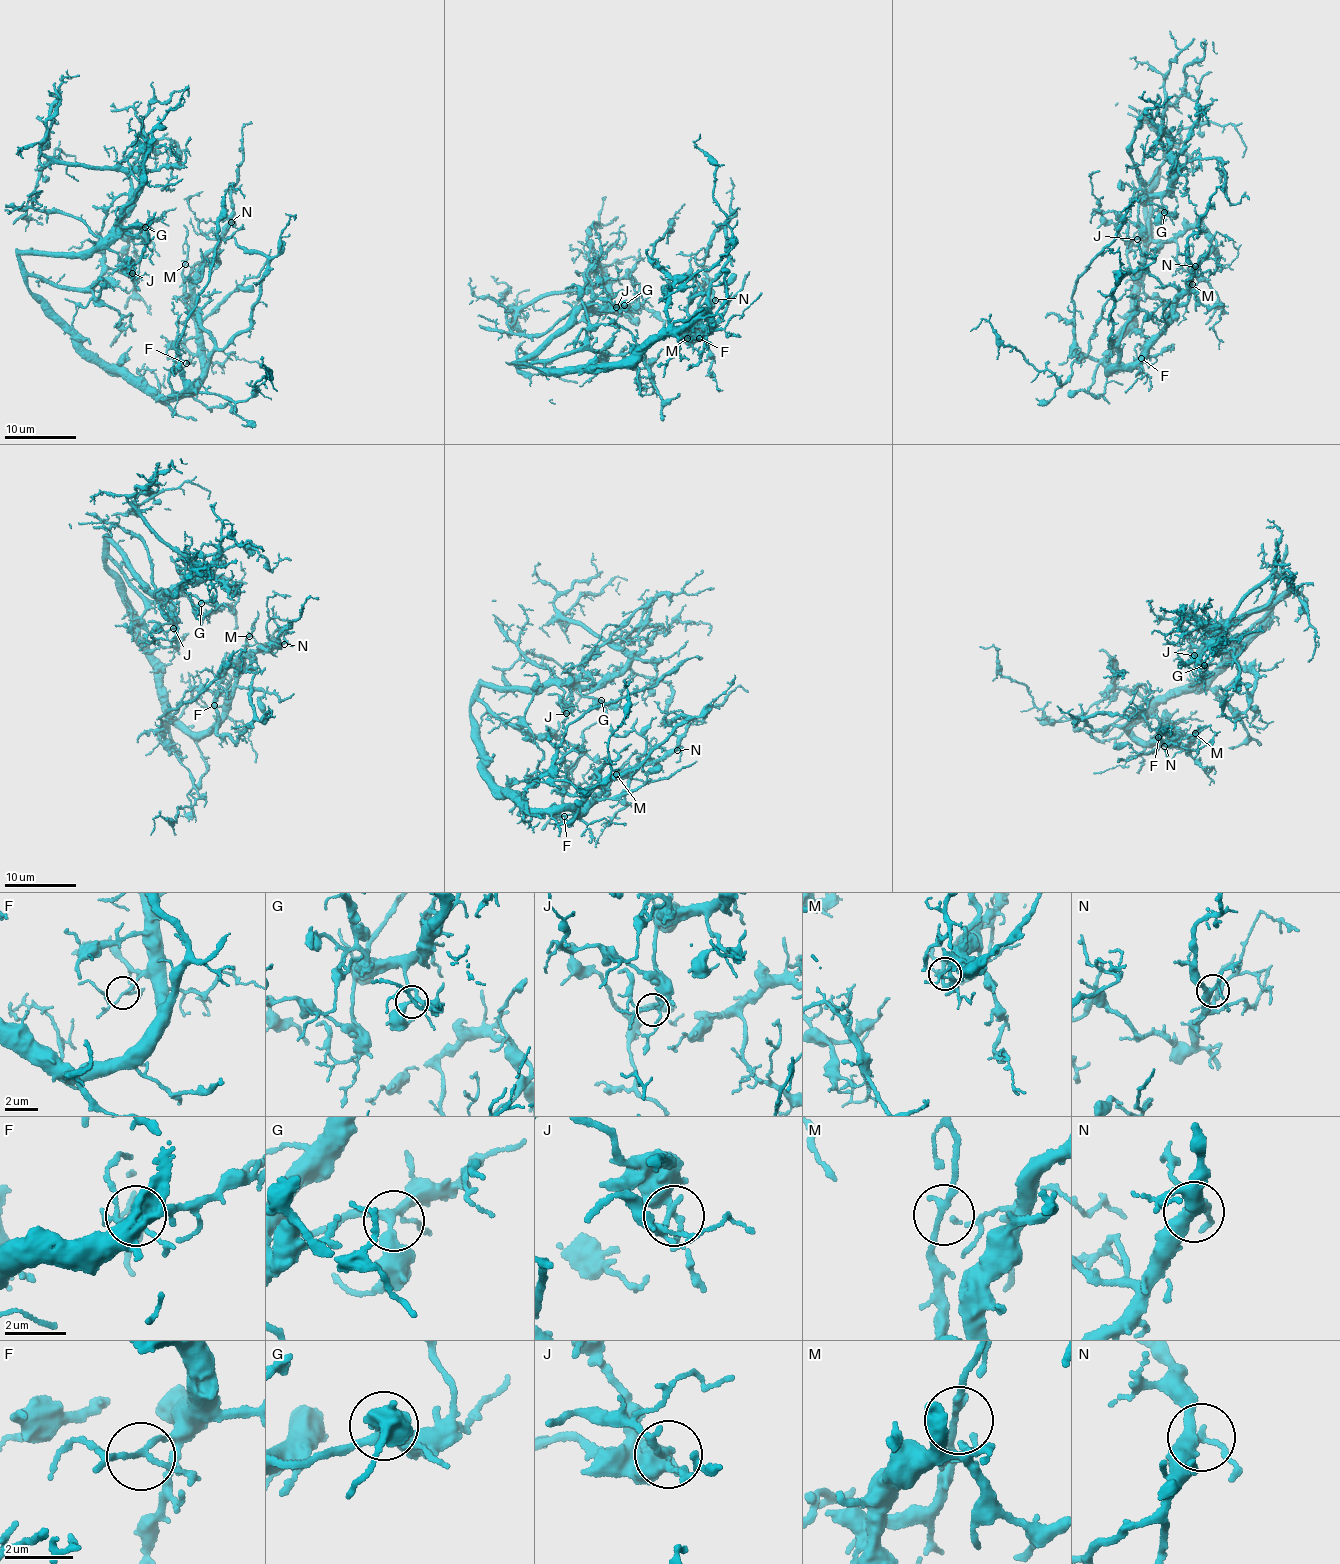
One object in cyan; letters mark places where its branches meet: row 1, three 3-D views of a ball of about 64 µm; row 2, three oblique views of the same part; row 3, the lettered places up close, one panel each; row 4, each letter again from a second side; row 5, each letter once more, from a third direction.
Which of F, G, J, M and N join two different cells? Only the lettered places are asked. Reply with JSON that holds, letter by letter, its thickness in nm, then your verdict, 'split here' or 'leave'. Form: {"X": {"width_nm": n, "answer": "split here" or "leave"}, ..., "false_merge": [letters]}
{"F": {"width_nm": 130, "answer": "leave"}, "G": {"width_nm": 280, "answer": "leave"}, "J": {"width_nm": 200, "answer": "leave"}, "M": {"width_nm": 160, "answer": "leave"}, "N": {"width_nm": 320, "answer": "leave"}, "false_merge": []}

